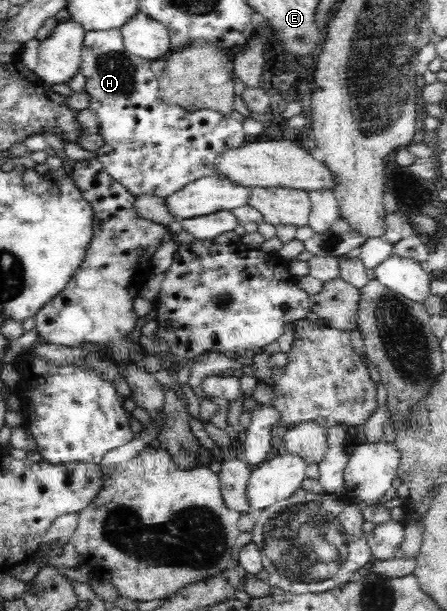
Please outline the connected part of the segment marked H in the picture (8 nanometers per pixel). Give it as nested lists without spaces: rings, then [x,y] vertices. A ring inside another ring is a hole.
[[[90,30],[85,32],[79,73],[86,77],[84,92],[90,94],[89,110],[98,117],[97,133],[104,144],[95,150],[96,157],[104,165],[106,172],[125,186],[135,197],[151,194],[167,198],[182,190],[190,181],[198,180],[214,168],[214,160],[219,153],[230,148],[238,148],[247,142],[243,122],[230,115],[224,116],[211,110],[187,112],[179,104],[168,106],[158,98],[158,78],[150,68],[150,61],[130,55],[125,51],[121,30]]]

